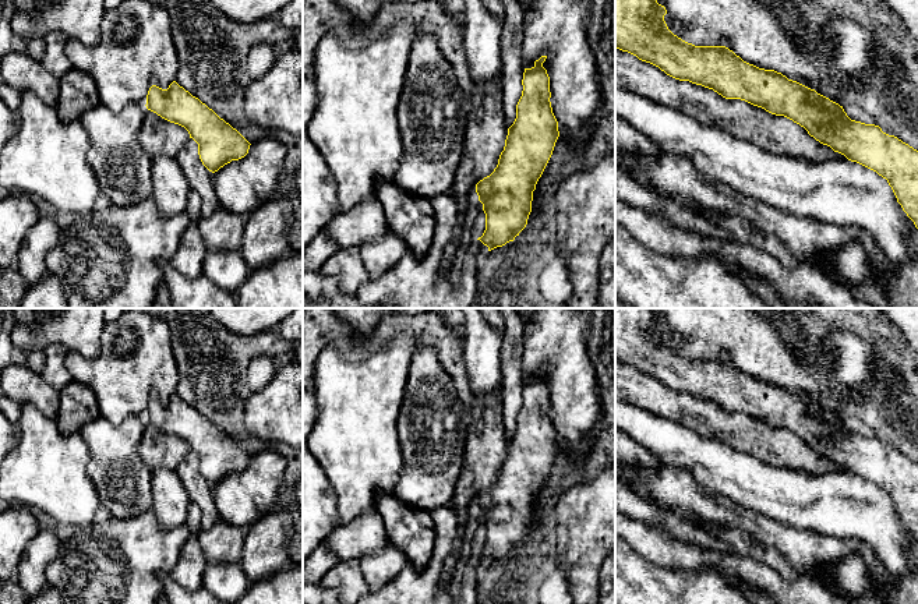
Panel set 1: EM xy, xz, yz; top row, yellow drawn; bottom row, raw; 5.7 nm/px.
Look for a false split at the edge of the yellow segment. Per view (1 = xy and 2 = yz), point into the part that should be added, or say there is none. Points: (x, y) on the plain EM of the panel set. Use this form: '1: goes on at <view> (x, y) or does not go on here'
1: goes on at xy (158, 449)
2: goes on at yz (776, 447)

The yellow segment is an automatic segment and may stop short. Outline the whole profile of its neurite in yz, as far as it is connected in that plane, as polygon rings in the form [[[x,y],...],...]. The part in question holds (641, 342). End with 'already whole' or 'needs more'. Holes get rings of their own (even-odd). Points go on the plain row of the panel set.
[[[615,308],[615,399],[635,405],[653,416],[675,421],[700,437],[713,438],[732,449],[776,467],[811,474],[848,471],[887,492],[897,515],[918,541],[918,463],[879,438],[851,432],[843,418],[774,382],[744,374],[725,358],[695,358],[674,347],[665,333],[667,322],[654,308]]]; needs more

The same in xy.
[[[173,393],[167,402],[152,398],[148,403],[145,418],[146,425],[138,452],[151,471],[162,469],[176,470],[190,451],[198,456],[200,471],[212,485],[248,466],[251,456],[236,441],[176,393]]]; needs more

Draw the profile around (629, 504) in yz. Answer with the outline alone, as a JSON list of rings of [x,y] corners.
[[[615,481],[615,513],[659,529],[674,541],[685,545],[706,551],[730,552],[730,545],[709,529],[682,518],[674,511],[660,508],[619,481]]]

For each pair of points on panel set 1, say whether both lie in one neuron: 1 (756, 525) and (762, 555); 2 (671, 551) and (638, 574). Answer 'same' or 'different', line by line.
1: same
2: different

